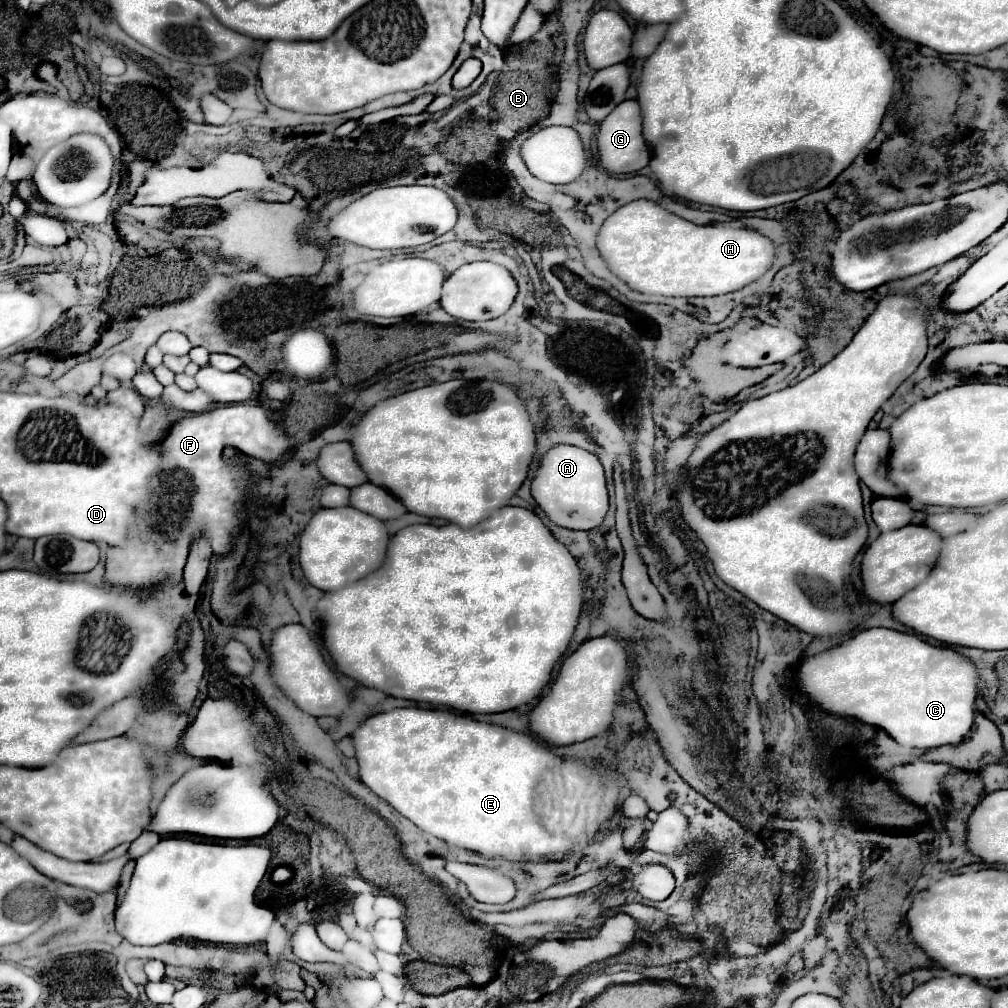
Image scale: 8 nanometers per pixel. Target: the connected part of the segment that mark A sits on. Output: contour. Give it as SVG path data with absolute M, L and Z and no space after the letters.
M555 445L543 455L531 481L531 495L547 517L565 529L593 529L601 525L609 507L603 465L595 455L573 445Z

